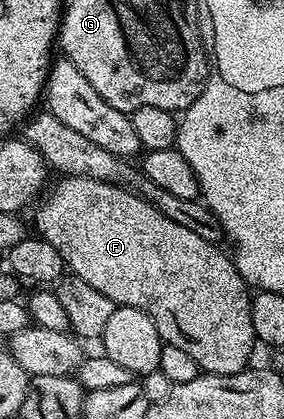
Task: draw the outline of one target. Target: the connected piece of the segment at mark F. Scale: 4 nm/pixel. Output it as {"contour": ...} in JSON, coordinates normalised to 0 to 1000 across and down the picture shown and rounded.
{"contour":[[[243,418],[215,420],[208,430],[123,492],[120,556],[201,594],[250,659],[359,695],[359,704],[412,733],[440,728],[514,742],[514,752],[542,761],[542,780],[556,780],[556,800],[581,823],[658,838],[718,890],[824,895],[877,878],[887,831],[908,823],[894,771],[880,761],[880,690],[831,644],[827,621],[806,606],[799,613],[771,594],[771,582],[711,570],[711,561],[683,561],[683,551],[613,532],[613,523],[556,504],[542,484],[430,442]]]}

